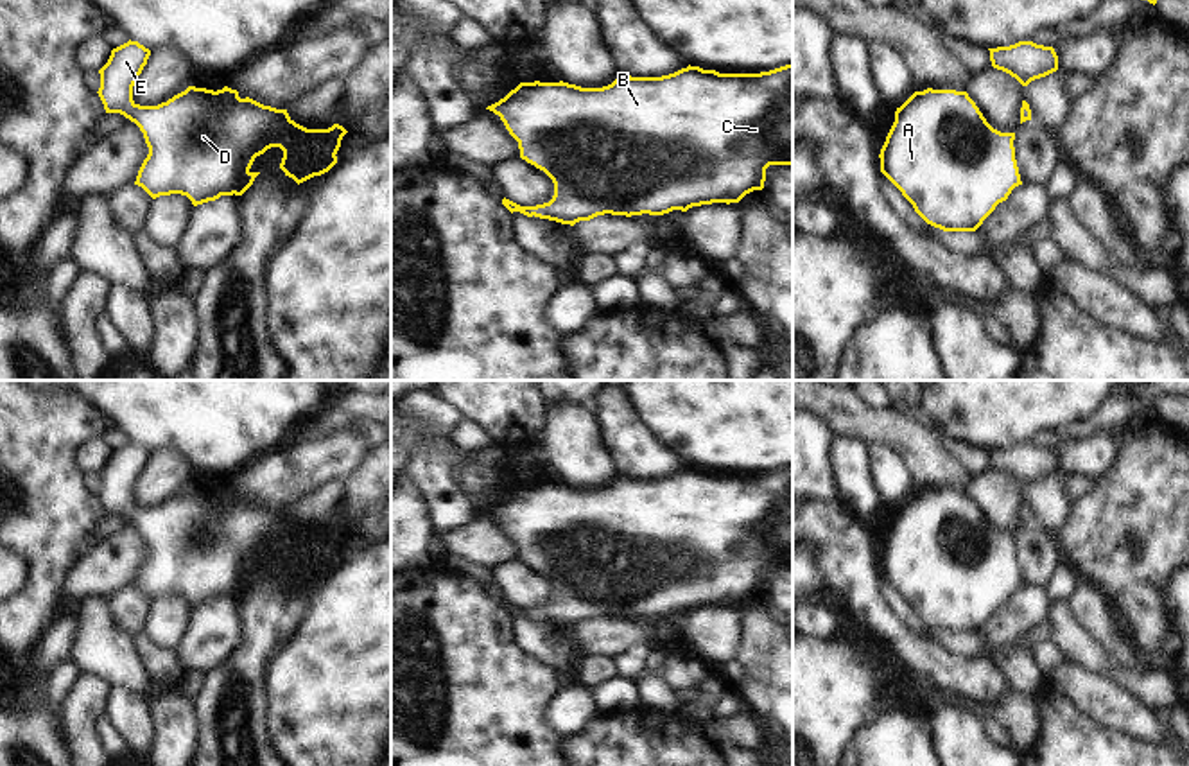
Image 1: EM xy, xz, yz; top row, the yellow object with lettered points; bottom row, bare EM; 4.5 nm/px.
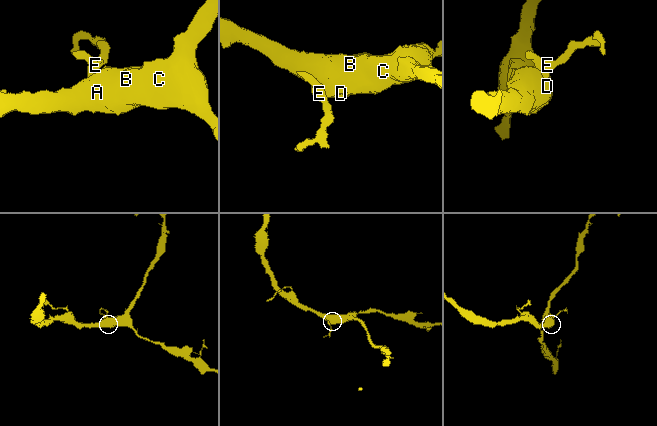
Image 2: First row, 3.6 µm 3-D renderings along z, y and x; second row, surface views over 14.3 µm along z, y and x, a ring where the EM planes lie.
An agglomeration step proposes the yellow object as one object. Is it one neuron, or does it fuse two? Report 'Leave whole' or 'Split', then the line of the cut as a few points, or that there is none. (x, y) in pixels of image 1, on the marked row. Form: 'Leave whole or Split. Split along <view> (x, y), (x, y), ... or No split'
Leave whole. No split.

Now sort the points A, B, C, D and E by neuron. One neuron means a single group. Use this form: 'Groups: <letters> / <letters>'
Groups: A B C D E.

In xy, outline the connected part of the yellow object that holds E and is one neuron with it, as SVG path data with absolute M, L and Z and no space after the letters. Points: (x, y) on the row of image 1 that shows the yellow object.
M127 41L111 50L108 63L99 70L99 97L106 113L120 113L143 133L149 154L143 160L135 185L152 199L181 194L194 206L215 201L221 196L242 196L260 172L251 172L256 156L271 147L280 147L283 158L280 169L298 185L328 172L337 163L337 151L348 133L334 124L328 129L307 129L296 124L287 109L264 106L249 97L240 99L237 90L206 90L188 86L158 106L140 106L133 100L133 86L142 74L151 50L138 41Z

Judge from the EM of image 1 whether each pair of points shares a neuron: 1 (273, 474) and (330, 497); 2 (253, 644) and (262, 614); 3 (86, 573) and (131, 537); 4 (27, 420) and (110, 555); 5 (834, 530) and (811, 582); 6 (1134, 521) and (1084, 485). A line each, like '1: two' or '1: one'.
1: two
2: one
3: one
4: two
5: two
6: two

